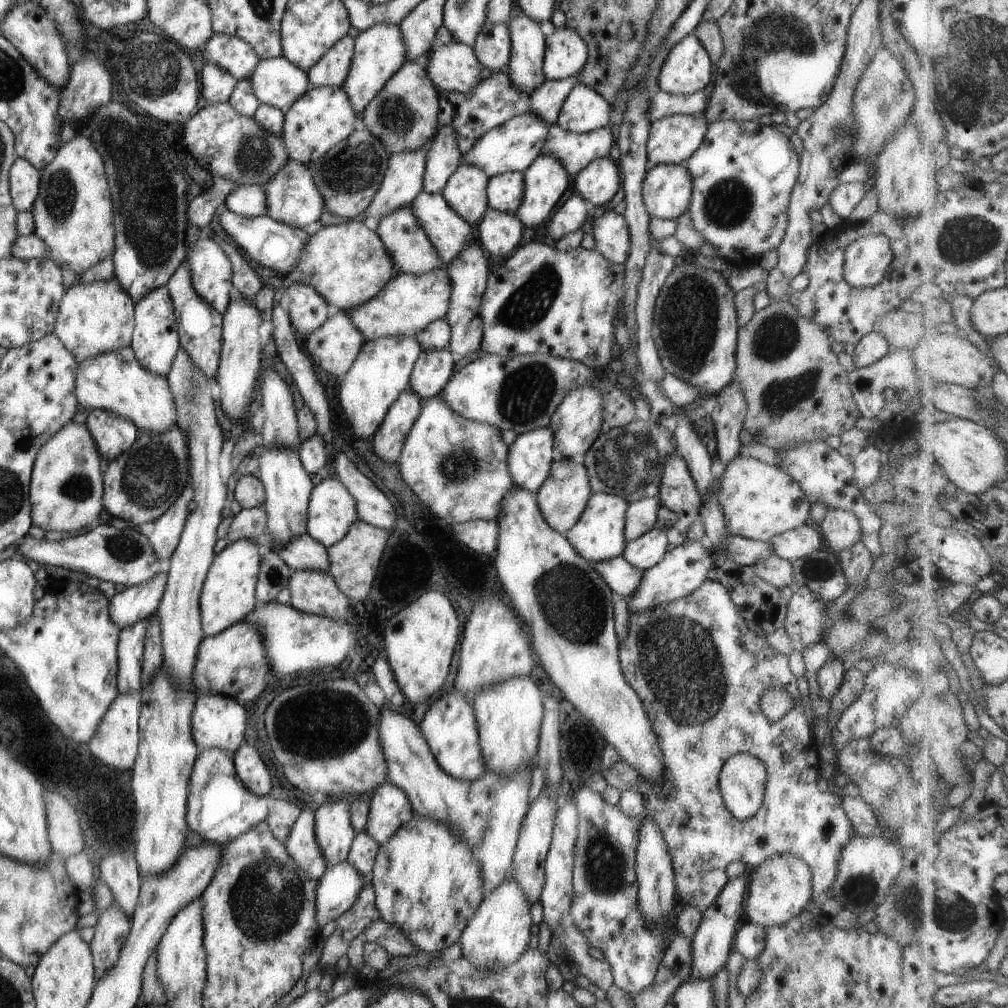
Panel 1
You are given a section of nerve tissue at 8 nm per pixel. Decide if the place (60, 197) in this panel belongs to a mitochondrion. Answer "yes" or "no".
yes

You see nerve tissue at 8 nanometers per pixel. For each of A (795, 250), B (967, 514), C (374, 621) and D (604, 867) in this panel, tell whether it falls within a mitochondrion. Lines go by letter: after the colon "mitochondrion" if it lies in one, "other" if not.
A: other
B: other
C: other
D: mitochondrion

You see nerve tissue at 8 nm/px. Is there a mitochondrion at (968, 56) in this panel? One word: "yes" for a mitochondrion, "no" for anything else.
yes

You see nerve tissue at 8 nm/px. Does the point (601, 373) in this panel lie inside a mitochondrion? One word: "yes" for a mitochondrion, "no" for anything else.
no

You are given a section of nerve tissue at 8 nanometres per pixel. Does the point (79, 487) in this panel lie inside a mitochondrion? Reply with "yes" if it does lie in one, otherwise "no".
yes

